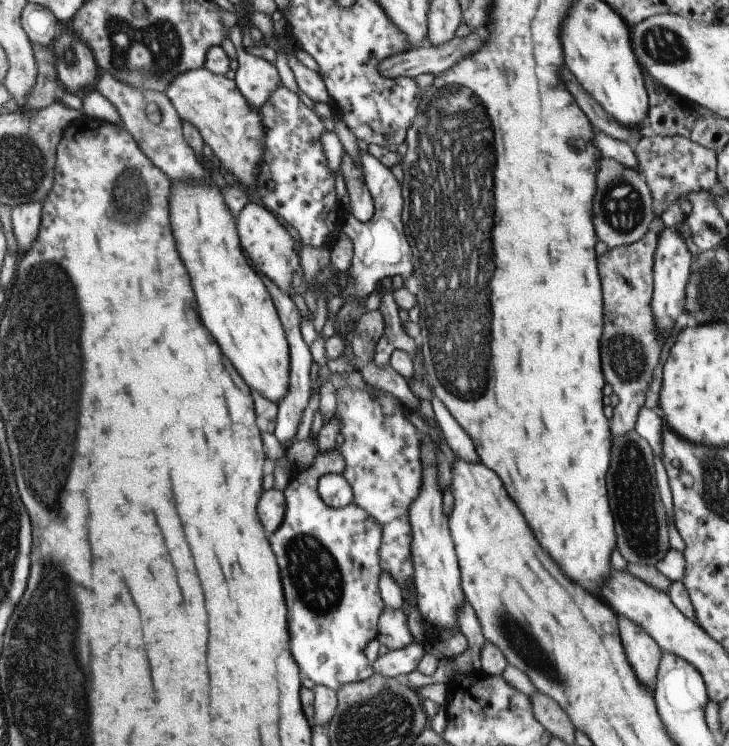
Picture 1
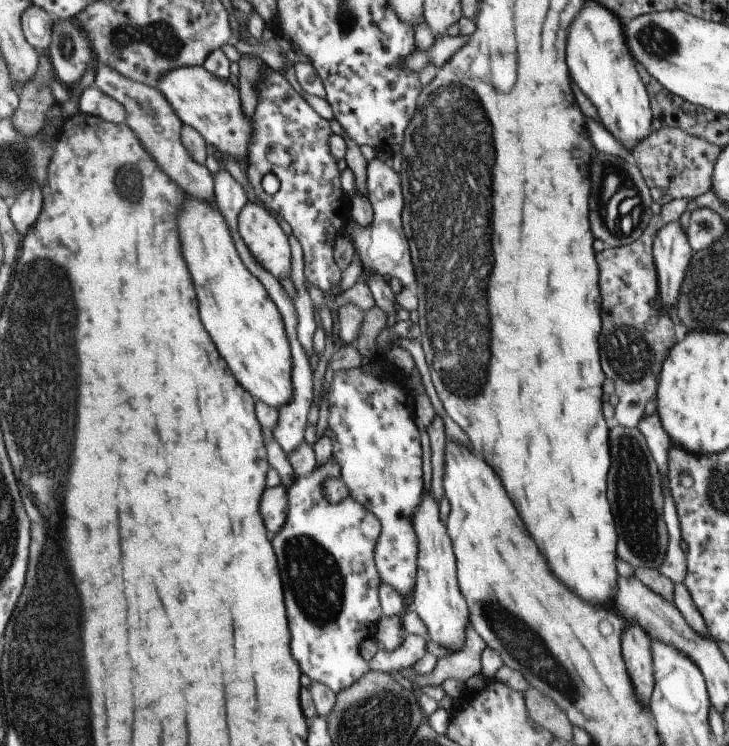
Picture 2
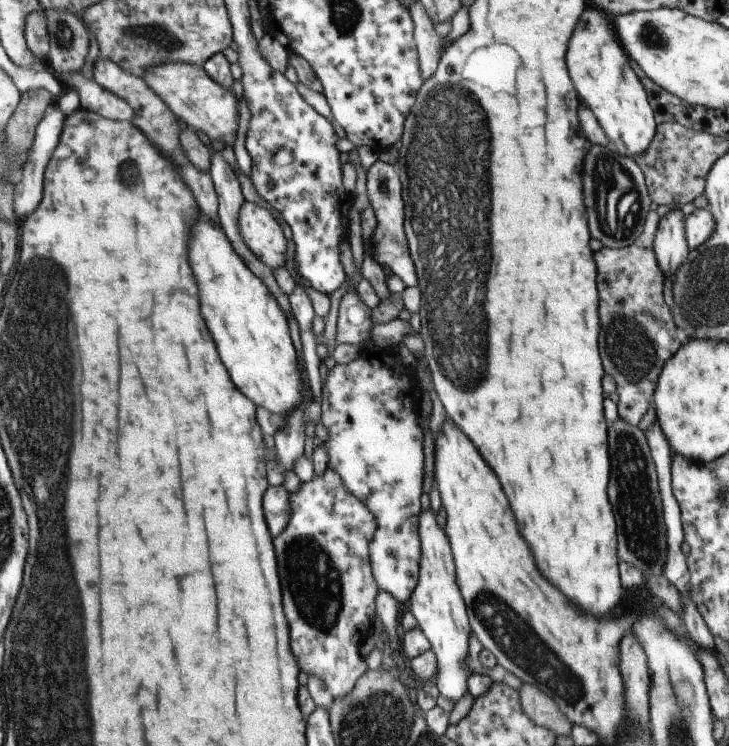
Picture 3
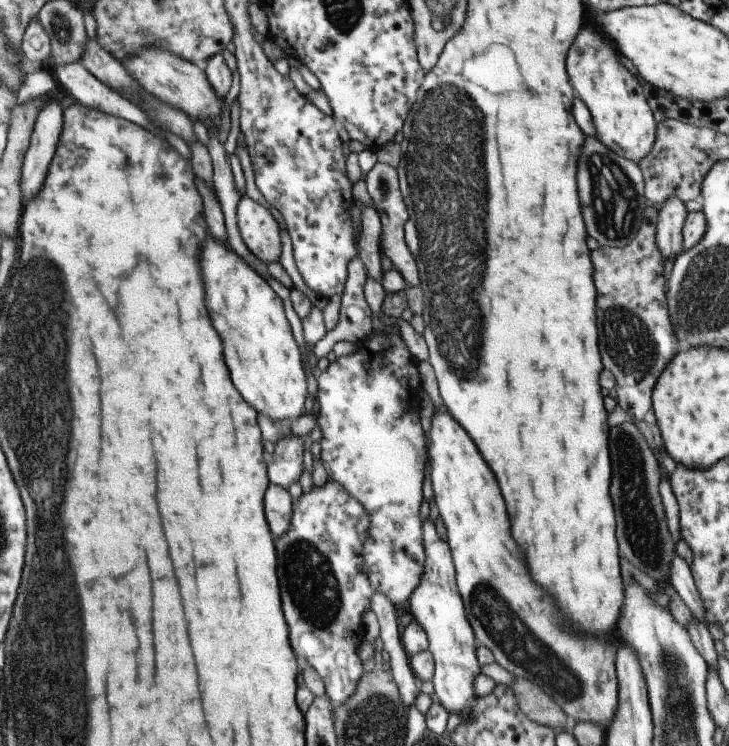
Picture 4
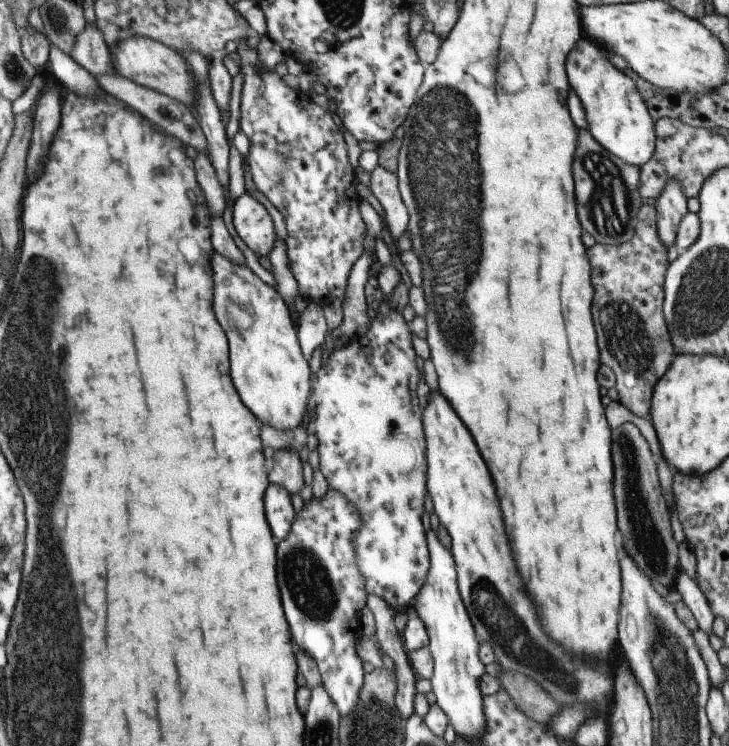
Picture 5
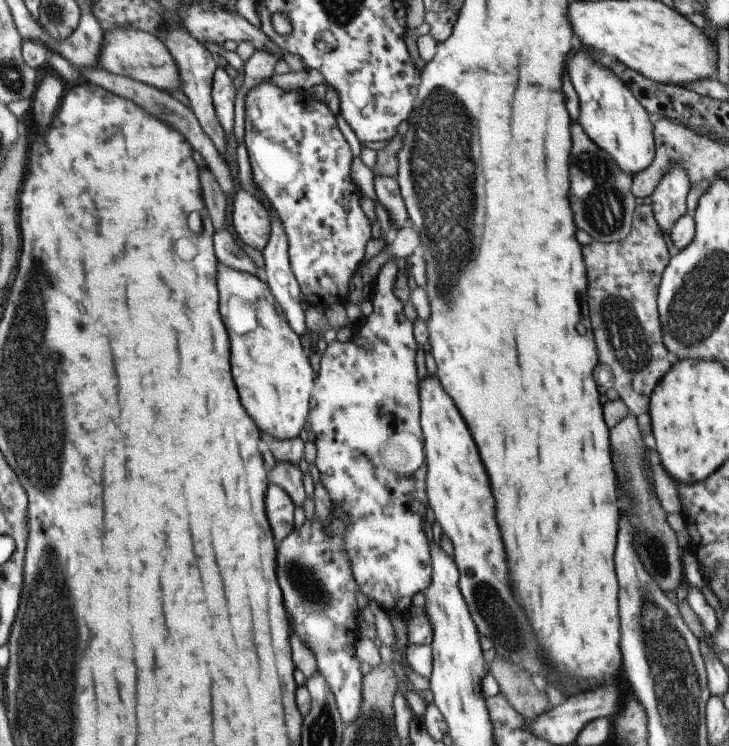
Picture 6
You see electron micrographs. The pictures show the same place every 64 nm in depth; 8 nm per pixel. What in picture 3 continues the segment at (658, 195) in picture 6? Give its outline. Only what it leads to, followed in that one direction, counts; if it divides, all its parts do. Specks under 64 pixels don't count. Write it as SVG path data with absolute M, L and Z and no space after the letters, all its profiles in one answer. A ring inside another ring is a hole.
M681 209L672 210L666 218L661 218L653 240L653 249L664 276L670 276L674 282L678 269L686 262L690 252Z

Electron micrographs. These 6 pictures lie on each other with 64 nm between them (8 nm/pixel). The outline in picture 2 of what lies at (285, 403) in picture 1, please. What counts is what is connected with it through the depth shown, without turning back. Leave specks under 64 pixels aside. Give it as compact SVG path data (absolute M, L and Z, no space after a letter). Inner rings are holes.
M211 163L211 170L214 174L215 187L214 187L214 201L218 205L220 212L224 215L226 222L228 223L232 238L234 239L236 250L244 263L244 266L263 284L266 288L266 292L269 292L270 298L274 301L274 304L278 307L278 312L281 314L283 323L285 324L285 331L290 343L292 353L292 384L293 395L290 397L288 403L283 404L279 408L279 419L276 426L273 428L273 438L280 444L284 452L288 456L292 450L296 450L297 446L300 446L304 442L304 431L306 430L308 412L310 412L310 406L312 406L312 376L313 374L313 362L308 356L308 353L303 349L302 343L298 340L297 335L297 314L293 303L293 300L286 293L286 290L280 285L280 281L271 275L262 265L252 256L250 250L246 246L246 243L242 240L238 230L239 212L244 208L244 205L248 202L246 191L240 183L238 183L227 170L220 170L216 168L216 165Z

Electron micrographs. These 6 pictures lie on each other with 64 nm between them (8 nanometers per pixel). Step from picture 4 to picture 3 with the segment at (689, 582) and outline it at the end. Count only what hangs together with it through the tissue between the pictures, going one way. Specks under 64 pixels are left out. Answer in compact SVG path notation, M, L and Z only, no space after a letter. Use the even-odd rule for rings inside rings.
M655 421L653 425L644 432L649 444L649 449L651 450L653 461L655 462L657 468L659 493L661 494L661 499L663 502L663 515L667 528L668 552L663 575L679 590L680 594L686 593L691 598L691 595L689 594L689 568L687 565L687 558L680 549L680 544L685 541L681 521L681 510L679 509L678 501L676 500L671 487L671 458L673 456L673 452L671 450L671 446L669 445L668 439L666 439L663 435L658 421Z

